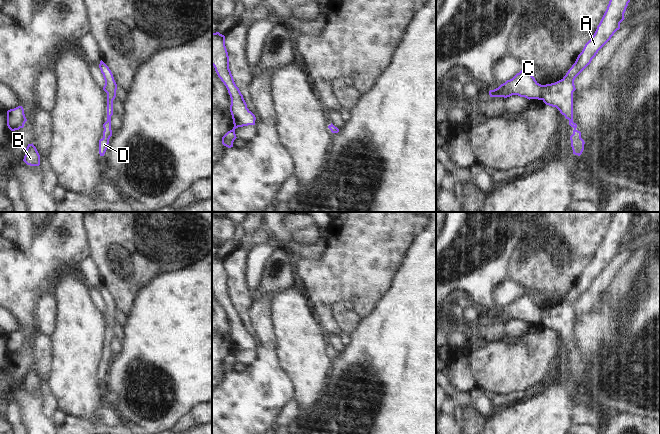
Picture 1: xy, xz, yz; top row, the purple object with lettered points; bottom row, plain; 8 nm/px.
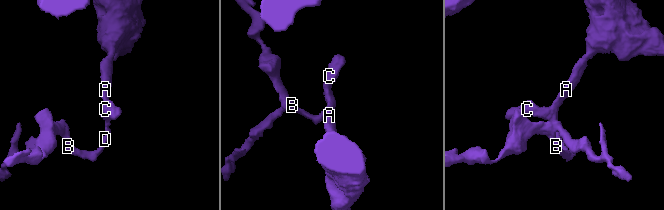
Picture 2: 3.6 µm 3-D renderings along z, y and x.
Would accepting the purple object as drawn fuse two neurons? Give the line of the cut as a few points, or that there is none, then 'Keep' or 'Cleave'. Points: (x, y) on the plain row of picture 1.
No split. Keep

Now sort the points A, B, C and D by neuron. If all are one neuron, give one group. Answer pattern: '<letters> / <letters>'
A B C D

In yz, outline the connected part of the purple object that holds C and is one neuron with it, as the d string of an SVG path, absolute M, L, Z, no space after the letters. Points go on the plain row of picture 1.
M616 212L607 233L597 250L597 253L592 262L585 268L582 276L578 279L575 287L568 294L566 299L559 305L551 308L541 309L527 293L521 294L512 303L507 304L498 312L489 315L490 321L510 321L518 319L527 323L542 324L546 329L556 331L566 343L569 344L569 349L574 352L573 358L570 360L571 371L573 378L580 380L584 374L584 364L581 362L581 356L578 355L577 348L573 346L573 316L576 314L574 309L575 302L591 287L598 275L611 263L614 257L620 253L620 247L625 243L624 237L630 226L636 212Z

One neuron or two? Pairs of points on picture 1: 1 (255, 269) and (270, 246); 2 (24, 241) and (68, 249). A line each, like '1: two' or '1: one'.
1: one
2: two

